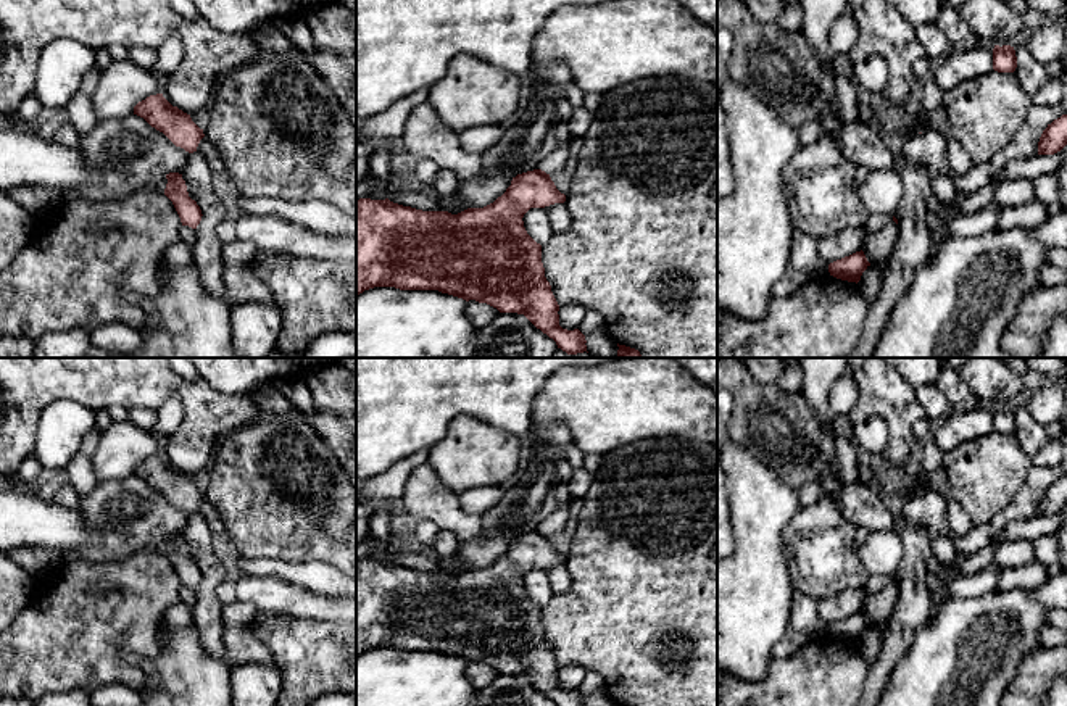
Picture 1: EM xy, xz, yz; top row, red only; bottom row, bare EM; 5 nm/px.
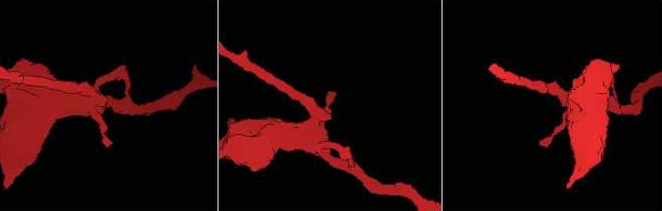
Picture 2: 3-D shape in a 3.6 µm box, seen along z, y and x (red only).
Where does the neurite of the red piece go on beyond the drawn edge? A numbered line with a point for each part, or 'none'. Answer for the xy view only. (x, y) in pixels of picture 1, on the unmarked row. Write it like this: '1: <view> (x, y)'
1: xy (213, 518)

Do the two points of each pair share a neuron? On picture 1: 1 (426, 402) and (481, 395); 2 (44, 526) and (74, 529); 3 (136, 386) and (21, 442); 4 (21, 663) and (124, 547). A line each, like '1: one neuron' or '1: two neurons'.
1: one neuron
2: one neuron
3: one neuron
4: two neurons

